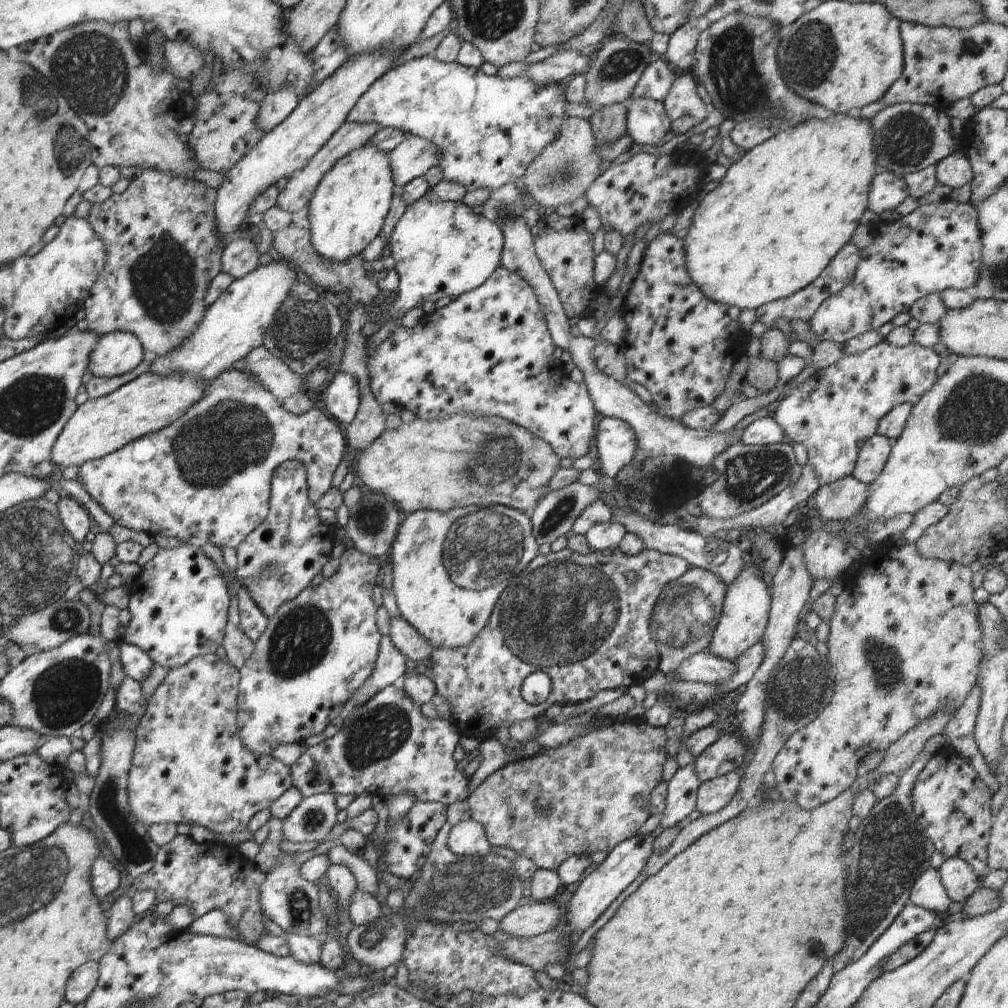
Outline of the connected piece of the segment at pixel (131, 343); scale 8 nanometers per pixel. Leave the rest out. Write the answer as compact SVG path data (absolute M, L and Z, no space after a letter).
M116 331L97 340L87 368L94 377L117 377L133 371L144 357L144 347L134 334Z

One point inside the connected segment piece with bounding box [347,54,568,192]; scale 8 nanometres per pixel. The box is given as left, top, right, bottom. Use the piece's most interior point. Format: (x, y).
(488, 129)

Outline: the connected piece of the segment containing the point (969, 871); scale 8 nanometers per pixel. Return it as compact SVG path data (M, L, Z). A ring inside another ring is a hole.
M958 857L946 859L938 869L942 884L951 900L966 902L979 888L978 876L965 860Z

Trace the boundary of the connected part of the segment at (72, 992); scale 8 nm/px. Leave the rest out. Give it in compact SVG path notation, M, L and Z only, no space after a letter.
M88 961L79 966L69 977L65 986L65 1000L68 1003L82 1004L94 988L99 979L99 964Z

